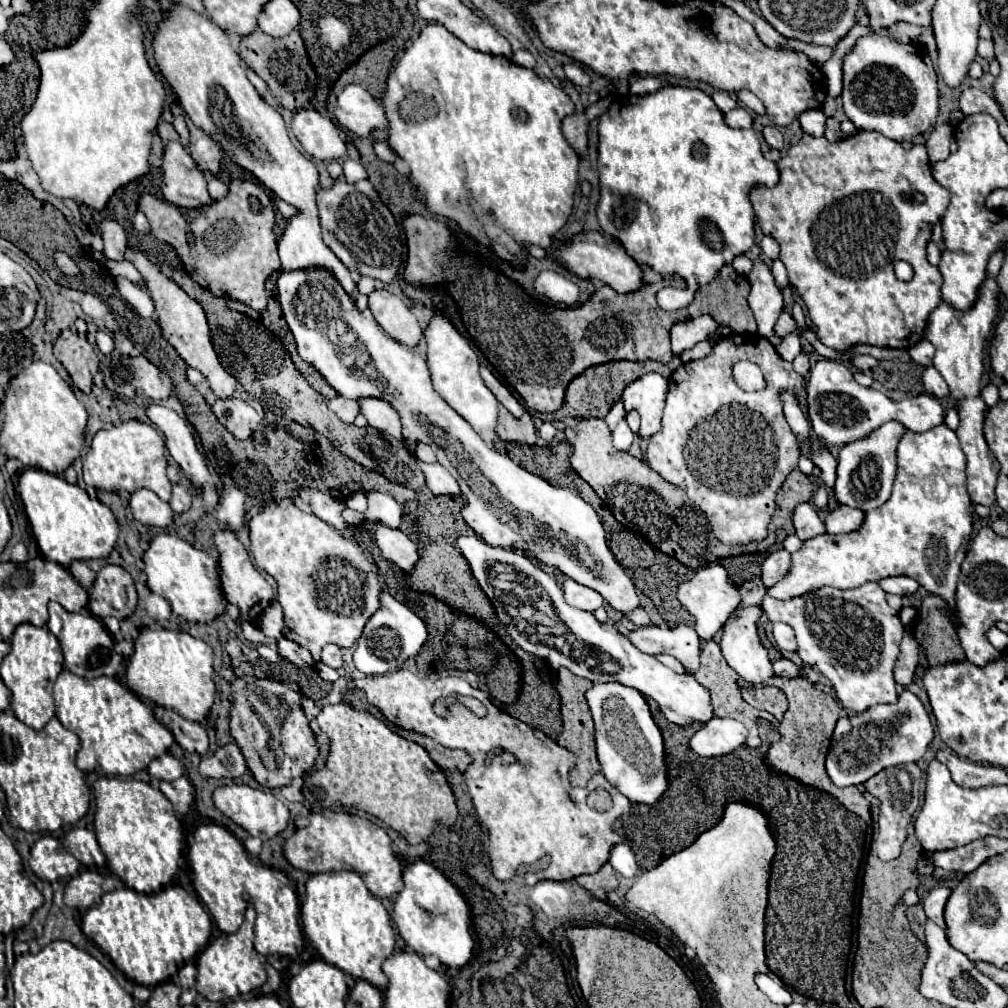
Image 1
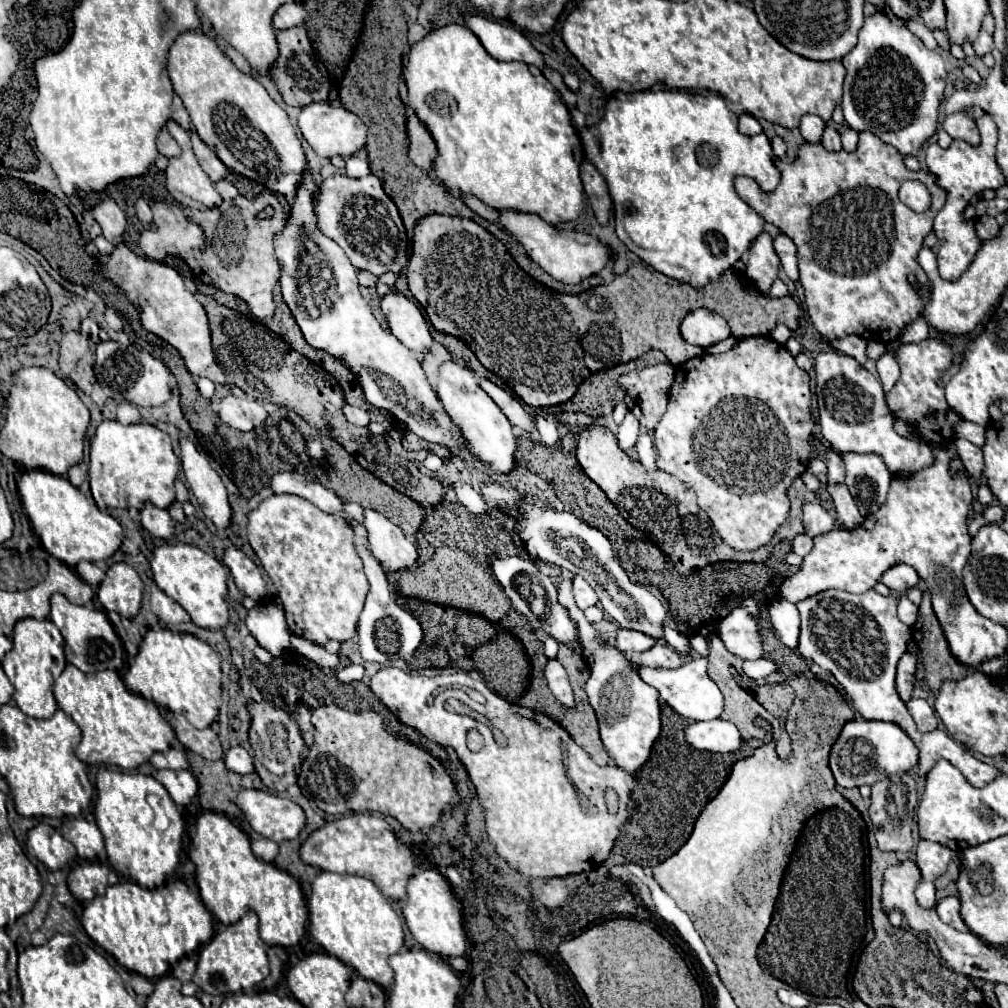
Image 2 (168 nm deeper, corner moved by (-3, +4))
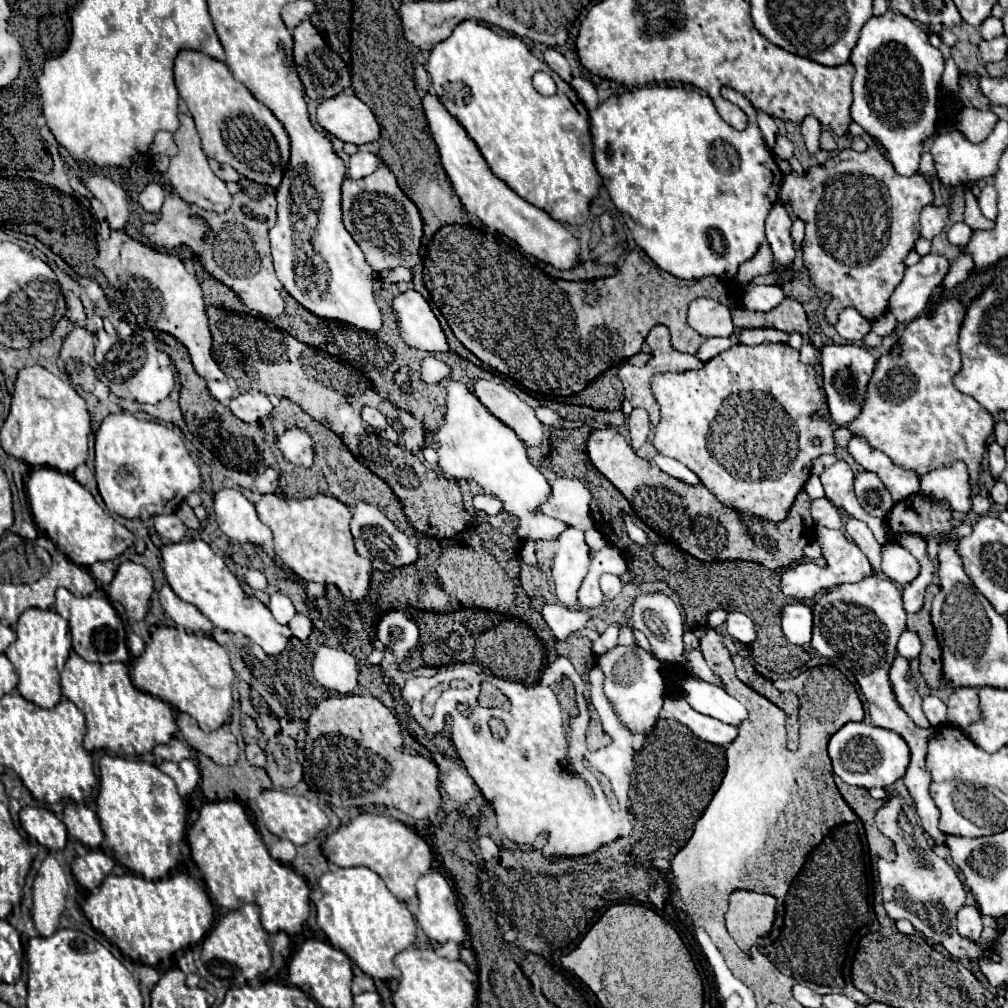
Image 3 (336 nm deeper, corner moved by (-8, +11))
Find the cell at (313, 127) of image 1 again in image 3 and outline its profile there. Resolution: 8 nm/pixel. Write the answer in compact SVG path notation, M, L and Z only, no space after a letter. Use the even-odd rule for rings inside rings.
M351 90L322 101L316 115L318 123L344 143L364 145L380 137L380 125L374 113Z

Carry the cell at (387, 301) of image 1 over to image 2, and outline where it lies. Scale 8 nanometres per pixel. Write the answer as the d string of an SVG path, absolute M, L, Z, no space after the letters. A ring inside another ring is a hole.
M389 292L381 298L381 310L387 316L391 332L413 352L429 350L433 338L421 310L399 292Z

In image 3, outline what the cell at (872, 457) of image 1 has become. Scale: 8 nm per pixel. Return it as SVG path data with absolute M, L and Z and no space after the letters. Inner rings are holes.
M870 471L856 475L854 491L862 509L874 517L886 517L894 505L884 483L880 483L878 475L872 475Z

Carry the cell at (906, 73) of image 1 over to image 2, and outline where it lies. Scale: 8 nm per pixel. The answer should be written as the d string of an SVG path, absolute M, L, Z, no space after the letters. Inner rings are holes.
M875 12L865 18L863 28L859 30L857 46L841 62L847 68L841 106L849 128L857 132L873 132L883 142L893 144L903 156L917 154L917 150L935 134L939 106L945 98L947 70L941 56L935 50L927 50L917 36L913 36L907 28L893 24L883 12Z

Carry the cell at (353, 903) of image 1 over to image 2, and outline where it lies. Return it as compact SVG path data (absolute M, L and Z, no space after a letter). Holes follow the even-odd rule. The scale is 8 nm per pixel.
M321 872L313 880L309 922L311 936L327 950L327 954L337 956L343 964L357 970L357 974L365 980L373 980L383 988L393 984L393 970L387 964L387 958L397 954L403 946L403 924L387 898L369 878Z

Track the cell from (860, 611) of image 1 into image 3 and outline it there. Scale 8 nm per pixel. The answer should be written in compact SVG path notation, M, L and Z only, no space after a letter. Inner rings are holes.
M870 575L858 583L846 583L834 587L830 593L826 593L816 605L814 605L814 635L812 635L812 647L820 655L838 655L842 657L842 663L852 667L854 677L868 701L868 711L872 725L888 729L898 733L910 747L910 765L904 775L904 785L908 789L908 795L912 799L912 805L920 817L920 823L924 831L936 841L936 845L944 843L944 833L938 831L938 807L934 799L930 797L930 777L924 765L924 755L928 747L928 739L932 739L932 727L920 729L916 727L908 715L900 709L896 703L894 693L890 691L890 679L888 679L888 667L892 665L892 659L896 657L896 643L898 637L906 631L906 611L902 607L902 595L898 587L882 577L882 575Z

